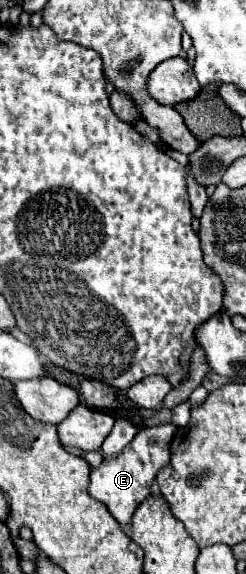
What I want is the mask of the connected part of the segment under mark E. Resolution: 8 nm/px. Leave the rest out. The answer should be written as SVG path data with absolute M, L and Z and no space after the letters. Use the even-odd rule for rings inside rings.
M173 423L143 429L135 435L131 445L127 445L127 449L119 457L103 459L99 467L91 469L89 495L99 499L121 527L131 525L131 517L135 509L151 495L151 487L153 487L157 473L169 465L169 459L171 459L169 445L173 441L175 431L177 427Z

